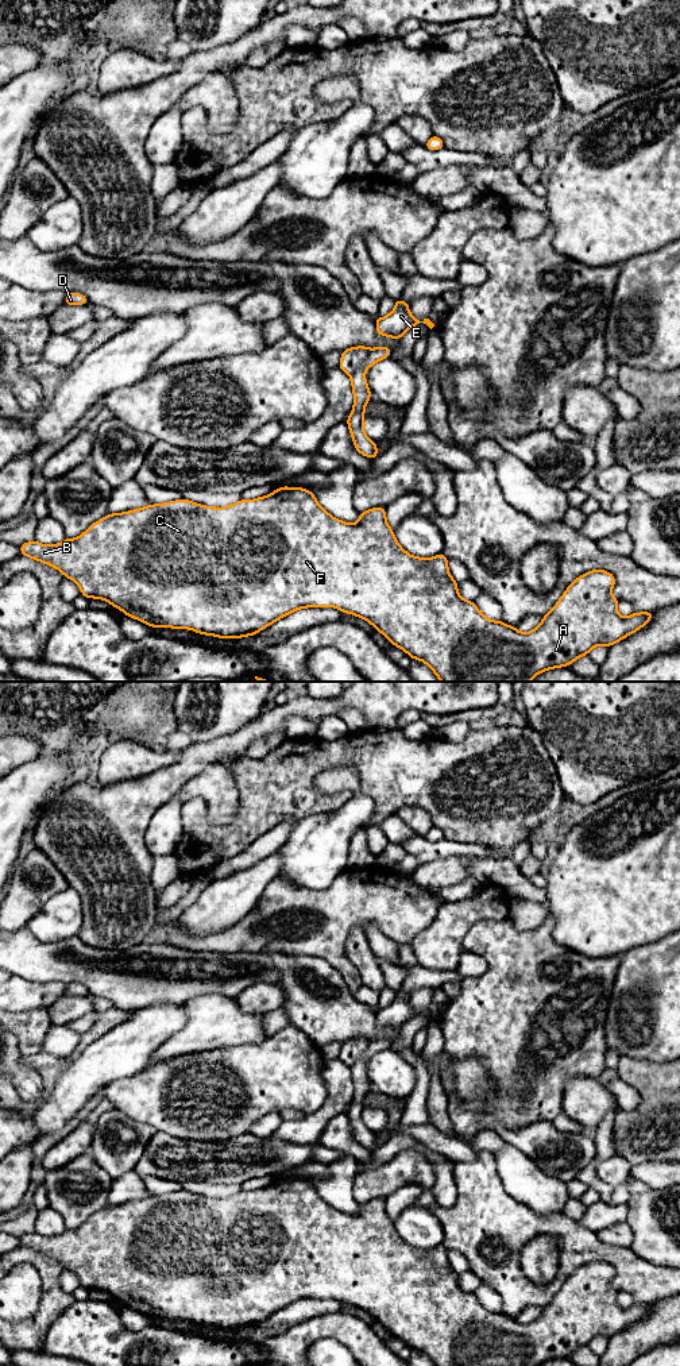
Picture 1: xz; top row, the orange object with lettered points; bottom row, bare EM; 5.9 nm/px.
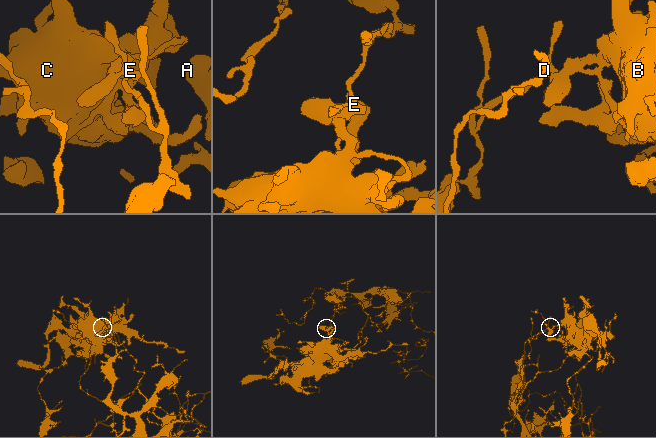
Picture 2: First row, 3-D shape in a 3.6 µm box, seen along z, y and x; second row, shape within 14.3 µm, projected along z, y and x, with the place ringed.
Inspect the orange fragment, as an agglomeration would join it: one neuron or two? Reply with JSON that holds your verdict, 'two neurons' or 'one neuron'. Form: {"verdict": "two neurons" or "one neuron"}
{"verdict": "two neurons"}

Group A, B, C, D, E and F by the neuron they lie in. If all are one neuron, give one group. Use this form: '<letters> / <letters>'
A B C F / D E

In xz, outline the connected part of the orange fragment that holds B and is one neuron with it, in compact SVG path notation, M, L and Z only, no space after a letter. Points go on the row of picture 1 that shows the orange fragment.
M278 487L268 495L240 499L225 508L202 506L185 498L147 505L108 514L77 539L54 545L34 540L19 548L23 556L59 570L78 584L88 599L108 601L125 616L152 628L192 629L200 634L235 640L256 636L295 610L332 606L368 621L391 645L428 664L441 682L530 682L542 671L569 665L596 645L610 648L644 628L654 613L619 616L619 601L611 594L614 575L592 570L568 586L534 630L522 633L503 621L487 620L475 602L460 597L459 583L451 576L448 557L443 552L429 559L409 555L386 521L386 508L359 513L359 521L348 524L325 512L314 494L301 487Z

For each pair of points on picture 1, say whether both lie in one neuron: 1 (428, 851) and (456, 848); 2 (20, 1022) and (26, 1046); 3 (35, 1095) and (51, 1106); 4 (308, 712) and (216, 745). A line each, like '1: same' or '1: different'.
1: same
2: same
3: different
4: same

